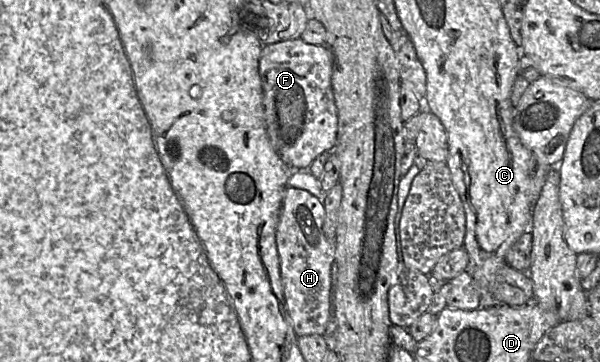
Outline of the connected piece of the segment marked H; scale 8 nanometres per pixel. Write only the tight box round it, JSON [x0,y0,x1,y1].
[276,186,335,337]

